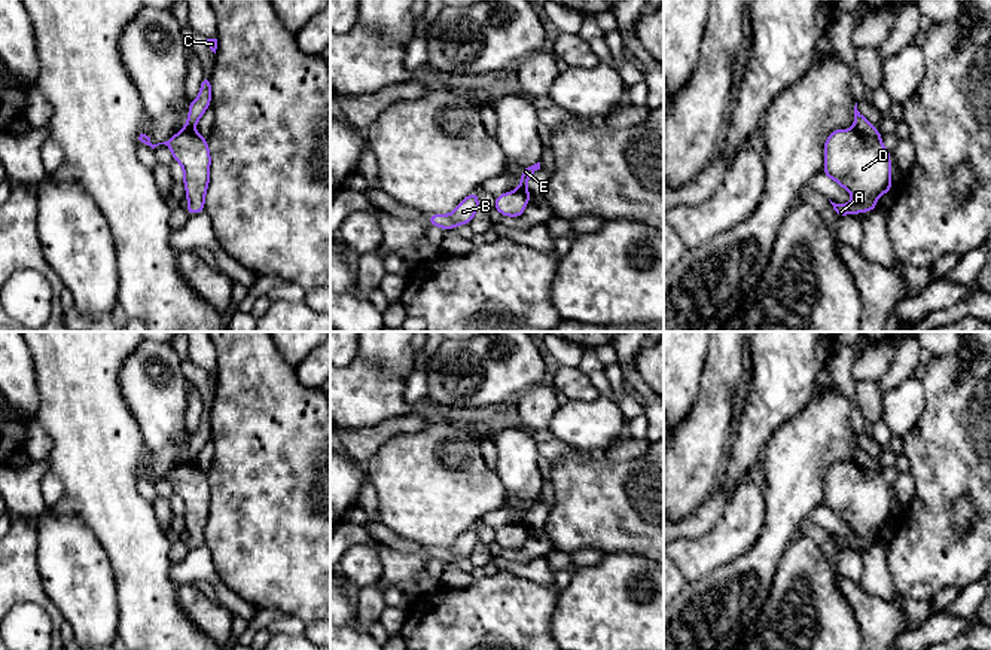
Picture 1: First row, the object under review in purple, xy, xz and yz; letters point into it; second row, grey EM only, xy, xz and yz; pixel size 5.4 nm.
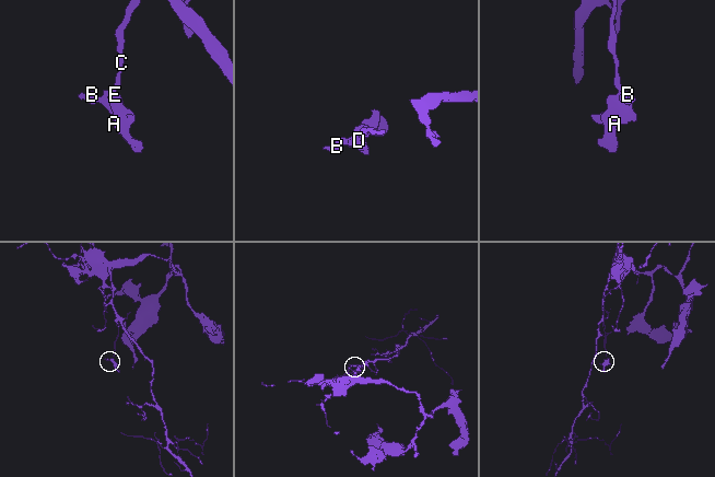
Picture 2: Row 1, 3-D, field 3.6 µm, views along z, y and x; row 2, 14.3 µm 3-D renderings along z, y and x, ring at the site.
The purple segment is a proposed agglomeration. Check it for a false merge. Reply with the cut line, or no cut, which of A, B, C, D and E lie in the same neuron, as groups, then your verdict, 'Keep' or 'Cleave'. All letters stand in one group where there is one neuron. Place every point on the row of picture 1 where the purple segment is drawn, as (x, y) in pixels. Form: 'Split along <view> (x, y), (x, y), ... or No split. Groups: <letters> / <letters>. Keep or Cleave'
Split along yz (853, 128), (880, 140). Groups: A B D E / C. Cleave

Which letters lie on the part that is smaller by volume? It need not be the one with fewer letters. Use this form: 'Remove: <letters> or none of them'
Remove: A, B, D, E

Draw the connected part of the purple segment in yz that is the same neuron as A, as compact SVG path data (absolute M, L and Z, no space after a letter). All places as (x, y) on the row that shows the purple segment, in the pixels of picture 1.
M833 129L826 138L824 177L833 178L853 196L851 204L835 204L838 217L876 210L878 198L893 190L891 153L881 140L862 135L857 129Z

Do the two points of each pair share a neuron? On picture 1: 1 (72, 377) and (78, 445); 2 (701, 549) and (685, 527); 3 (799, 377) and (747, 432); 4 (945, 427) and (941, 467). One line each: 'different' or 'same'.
1: same
2: different
3: same
4: same

